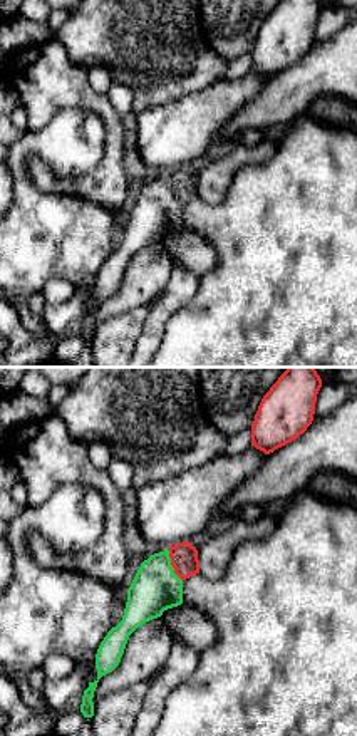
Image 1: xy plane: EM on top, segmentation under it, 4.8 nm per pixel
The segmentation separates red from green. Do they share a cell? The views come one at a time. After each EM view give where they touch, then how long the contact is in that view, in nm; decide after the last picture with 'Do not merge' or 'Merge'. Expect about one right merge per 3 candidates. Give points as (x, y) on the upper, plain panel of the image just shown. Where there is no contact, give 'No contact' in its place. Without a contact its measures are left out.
Touches red at (171, 188). Shared border 180 nm

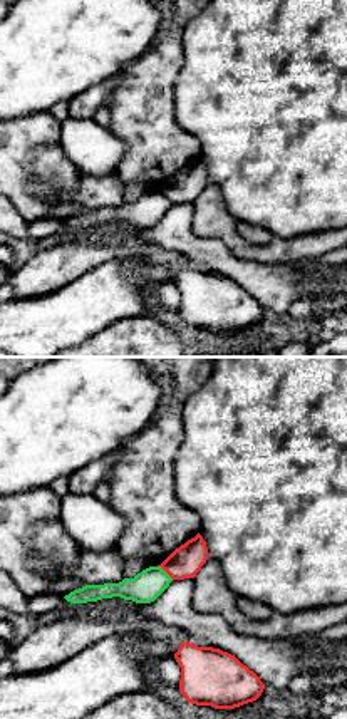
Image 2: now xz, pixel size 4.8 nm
Touches red at (166, 196). Shared border 100 nm

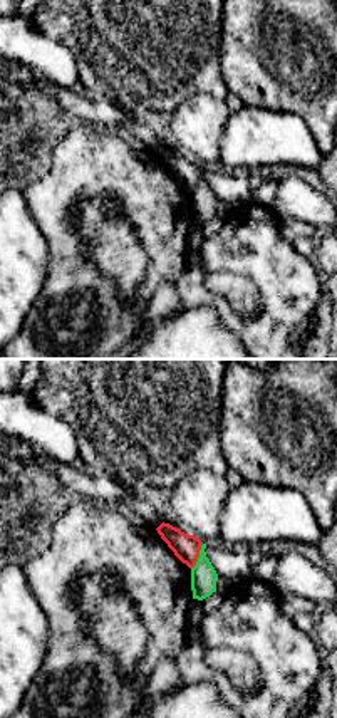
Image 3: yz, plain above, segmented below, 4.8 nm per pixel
Touches red at (198, 180). Shared border 140 nm

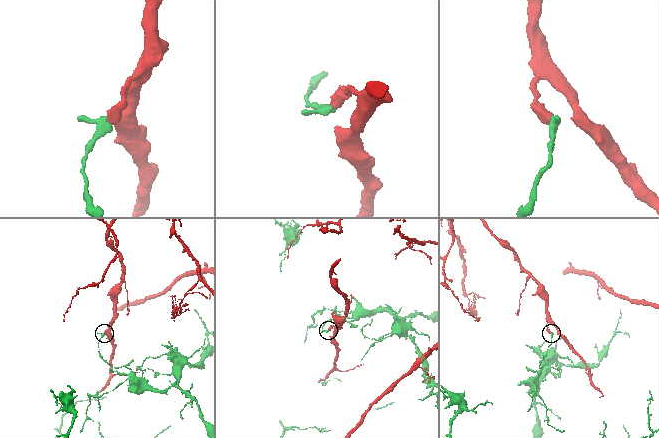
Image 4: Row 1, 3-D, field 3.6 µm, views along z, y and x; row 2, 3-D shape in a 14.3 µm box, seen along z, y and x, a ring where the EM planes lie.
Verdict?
Do not merge

